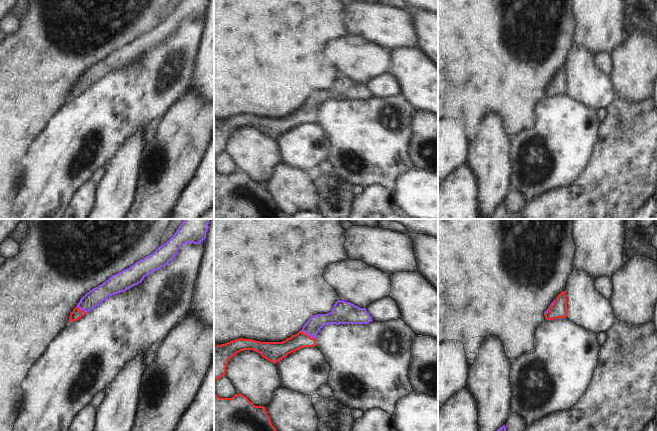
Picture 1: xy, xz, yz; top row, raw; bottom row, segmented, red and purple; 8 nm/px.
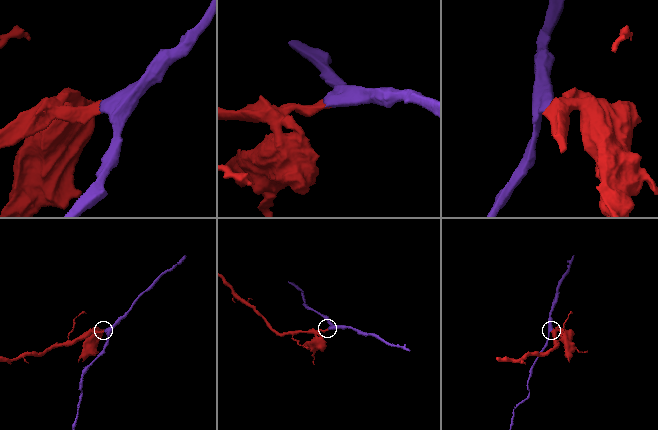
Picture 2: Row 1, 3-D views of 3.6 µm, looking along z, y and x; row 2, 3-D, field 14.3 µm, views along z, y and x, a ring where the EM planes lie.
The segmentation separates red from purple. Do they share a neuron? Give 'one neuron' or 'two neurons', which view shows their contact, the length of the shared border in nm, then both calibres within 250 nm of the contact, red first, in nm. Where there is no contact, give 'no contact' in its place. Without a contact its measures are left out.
one neuron | xz | 140 nm | 140/120 nm

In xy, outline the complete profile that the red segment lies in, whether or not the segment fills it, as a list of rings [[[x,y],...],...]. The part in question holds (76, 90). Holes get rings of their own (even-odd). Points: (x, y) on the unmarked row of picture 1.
[[[180,0],[174,11],[153,29],[87,68],[73,85],[69,98],[77,97],[108,73],[138,61],[150,49],[167,41],[186,19],[201,20],[206,14],[208,0]]]

